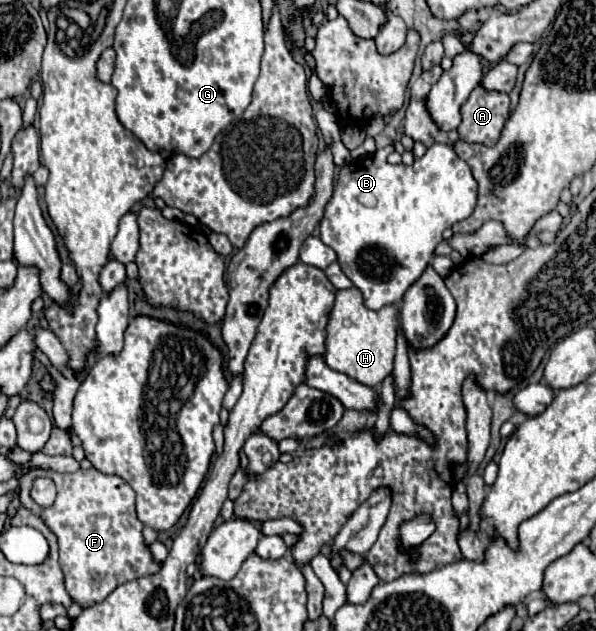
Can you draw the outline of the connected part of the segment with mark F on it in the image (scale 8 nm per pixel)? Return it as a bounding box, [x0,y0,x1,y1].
[19,468,161,608]

